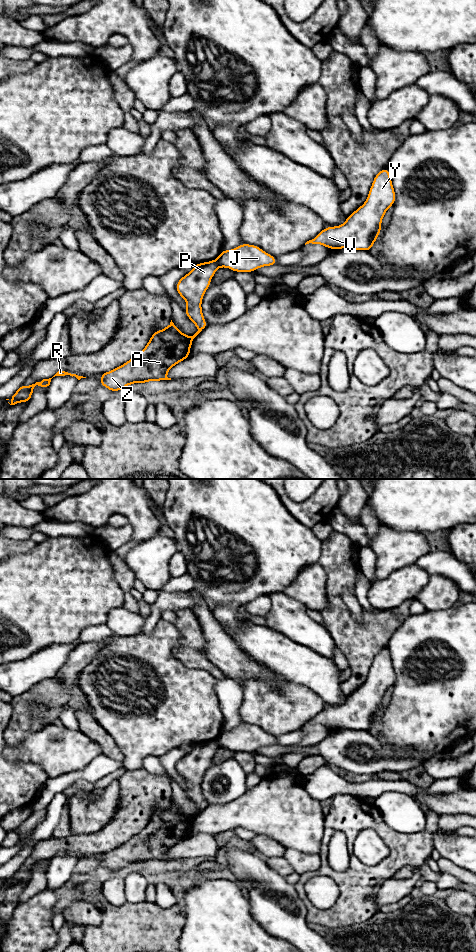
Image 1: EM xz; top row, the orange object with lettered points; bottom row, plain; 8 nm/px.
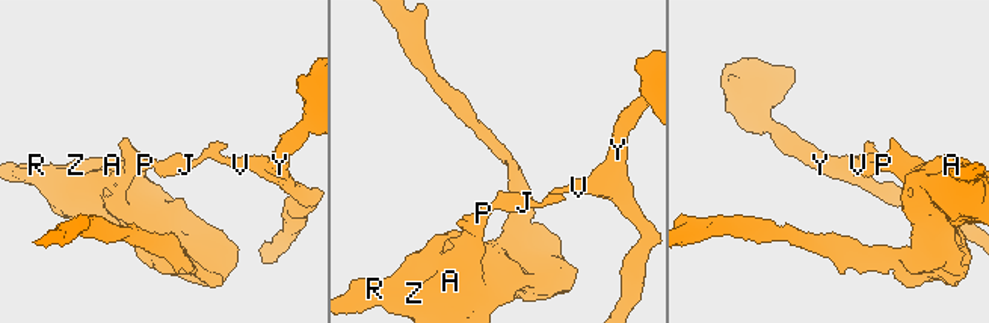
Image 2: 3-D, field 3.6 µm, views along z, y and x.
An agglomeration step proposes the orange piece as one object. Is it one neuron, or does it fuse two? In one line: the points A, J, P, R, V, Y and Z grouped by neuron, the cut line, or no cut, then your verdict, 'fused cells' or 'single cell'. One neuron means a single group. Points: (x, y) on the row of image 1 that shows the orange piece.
A P R Z / J V Y | xz (215, 260), (220, 266) | fused cells

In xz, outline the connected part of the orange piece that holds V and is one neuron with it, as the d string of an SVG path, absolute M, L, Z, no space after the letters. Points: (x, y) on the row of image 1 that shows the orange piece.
M387 167L373 180L365 203L347 216L343 225L324 228L314 239L305 243L320 244L328 249L370 251L381 232L382 218L396 199Z

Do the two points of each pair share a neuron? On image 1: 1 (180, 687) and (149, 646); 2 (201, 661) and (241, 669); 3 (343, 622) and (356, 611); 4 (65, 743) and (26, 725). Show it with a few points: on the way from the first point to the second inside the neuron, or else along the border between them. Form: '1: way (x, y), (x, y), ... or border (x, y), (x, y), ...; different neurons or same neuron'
1: way (170, 677), (151, 656); same neuron
2: border (204, 641), (204, 655), (228, 676); different neurons
3: border (342, 593), (342, 599), (349, 612), (359, 622); different neurons
4: border (55, 723), (49, 723), (31, 732), (19, 744); different neurons

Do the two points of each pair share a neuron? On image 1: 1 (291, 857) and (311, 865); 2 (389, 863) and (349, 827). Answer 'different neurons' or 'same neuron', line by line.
1: same neuron
2: same neuron

